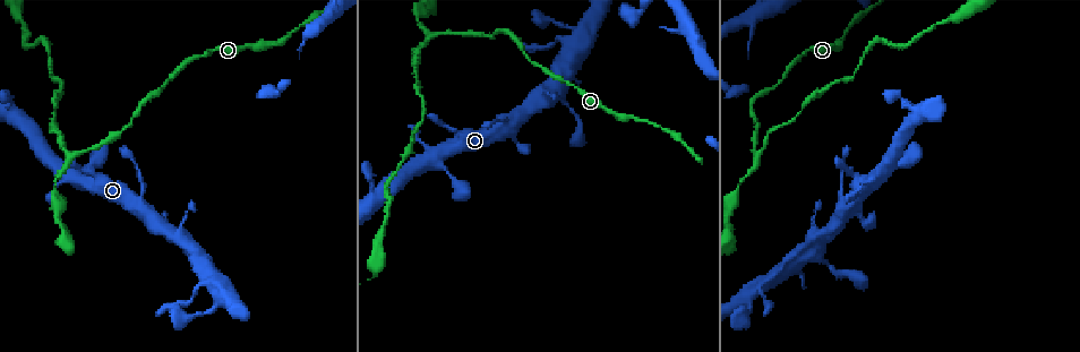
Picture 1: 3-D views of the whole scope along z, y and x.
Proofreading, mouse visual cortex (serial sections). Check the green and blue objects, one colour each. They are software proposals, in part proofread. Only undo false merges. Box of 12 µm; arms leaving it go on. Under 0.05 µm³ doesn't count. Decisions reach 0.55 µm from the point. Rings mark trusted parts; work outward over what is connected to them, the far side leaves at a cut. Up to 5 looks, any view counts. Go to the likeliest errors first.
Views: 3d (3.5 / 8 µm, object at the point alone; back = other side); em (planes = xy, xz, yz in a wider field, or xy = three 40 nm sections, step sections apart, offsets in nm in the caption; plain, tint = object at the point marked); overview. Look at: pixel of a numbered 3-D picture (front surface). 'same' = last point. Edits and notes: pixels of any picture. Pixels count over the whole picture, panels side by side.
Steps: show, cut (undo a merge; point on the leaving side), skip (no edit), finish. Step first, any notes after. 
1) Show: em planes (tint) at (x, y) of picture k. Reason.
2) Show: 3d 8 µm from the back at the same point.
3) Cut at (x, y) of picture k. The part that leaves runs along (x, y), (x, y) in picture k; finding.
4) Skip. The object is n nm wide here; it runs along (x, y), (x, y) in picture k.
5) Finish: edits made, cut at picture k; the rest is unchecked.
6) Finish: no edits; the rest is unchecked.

Show: 3d 8 µm at (74, 155) of picture 1. Arms part here.

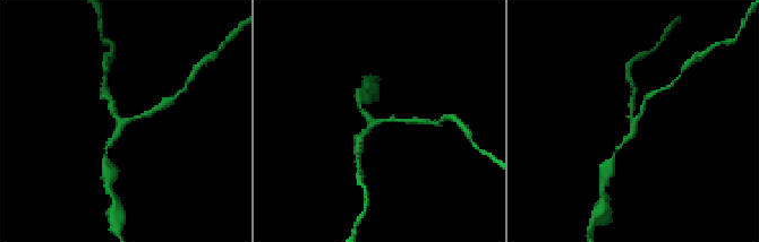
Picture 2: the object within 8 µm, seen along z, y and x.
Show: 3d 3.5 µm at (377, 120) of picture 2.

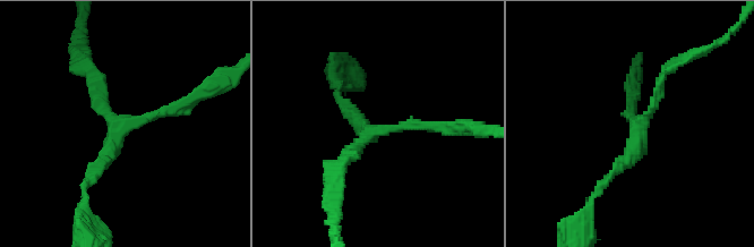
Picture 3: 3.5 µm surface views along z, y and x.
Show: em xy step 1 (tint) at (124, 124) of picture 3. 3 arms meet here; the arms are 150, 150, 200 nm wide; now the EM.

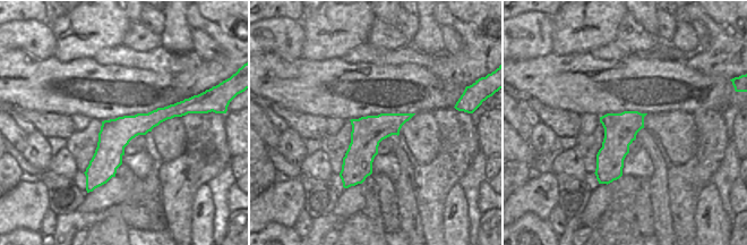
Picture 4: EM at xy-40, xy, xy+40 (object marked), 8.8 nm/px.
Skip. The object is 280 nm wide here; it runs along (448, 129), (375, 131), (344, 161) in picture 3; all the same cell.

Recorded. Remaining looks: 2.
Show: 3d 3.5 µm at (192, 299) of picture 1. Thin neck.

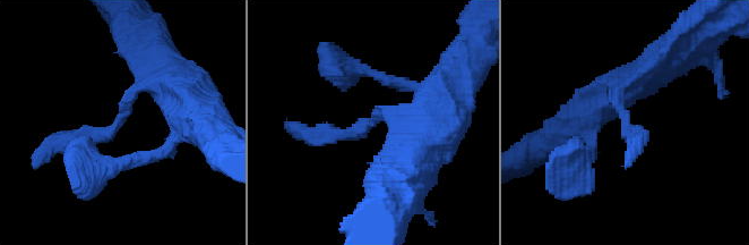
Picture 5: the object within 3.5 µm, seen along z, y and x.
Show: em xy step 5 (tint) at (624, 125) of picture 5.

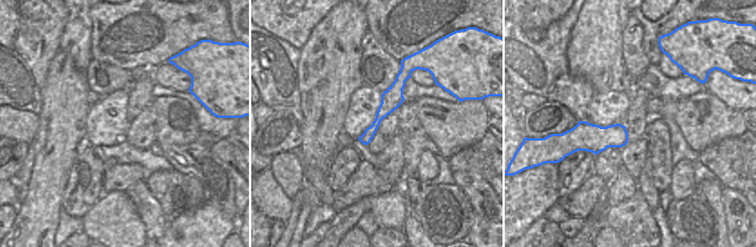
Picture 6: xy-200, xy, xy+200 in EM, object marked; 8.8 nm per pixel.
Skip. The object is 180 nm wide here; it runs along (406, 71), (364, 141) in picture 6; continuous, no second cell.

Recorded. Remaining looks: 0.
Finish: no edits; the rest is unchecked.

